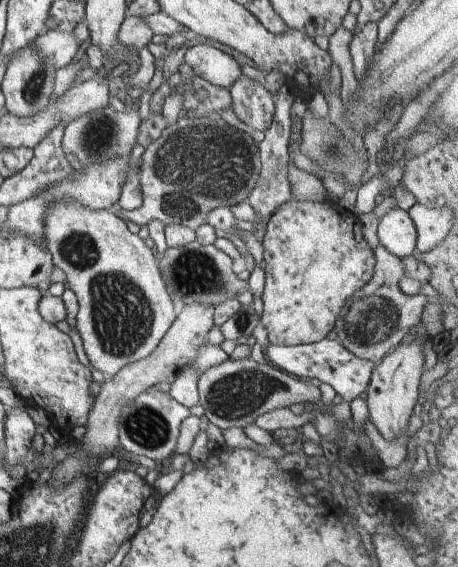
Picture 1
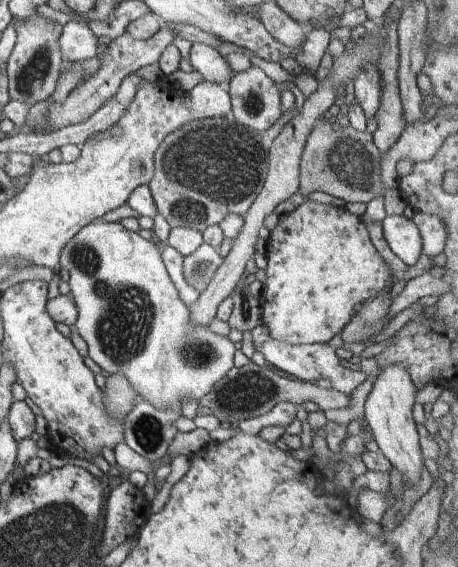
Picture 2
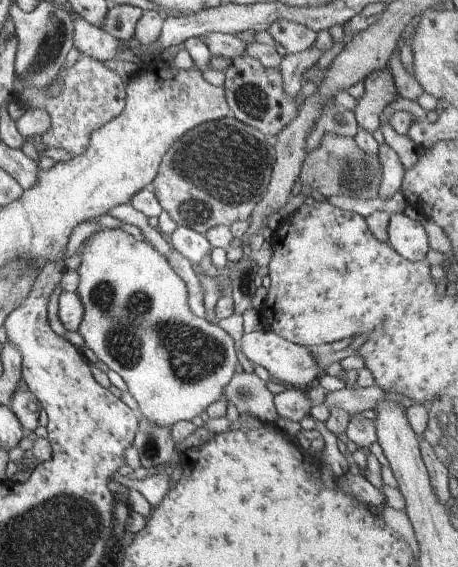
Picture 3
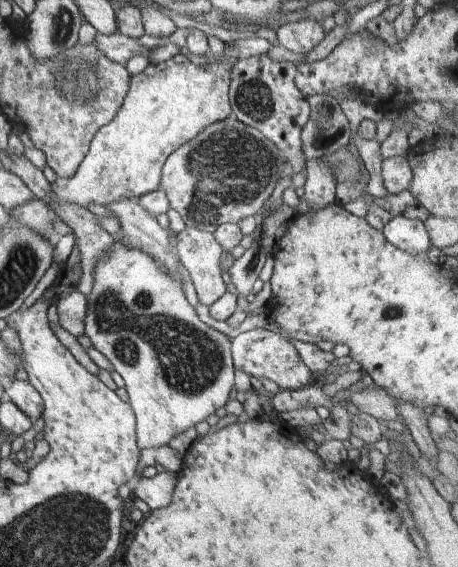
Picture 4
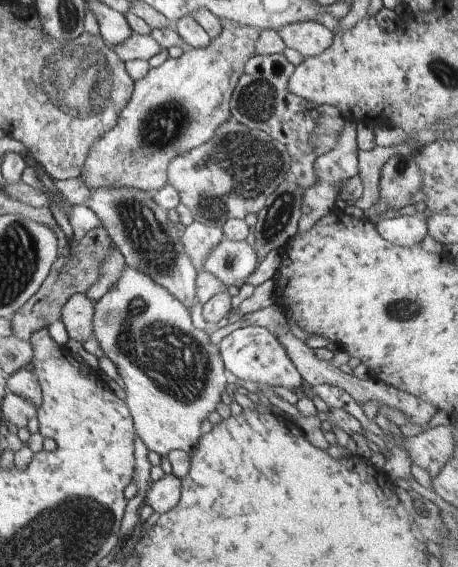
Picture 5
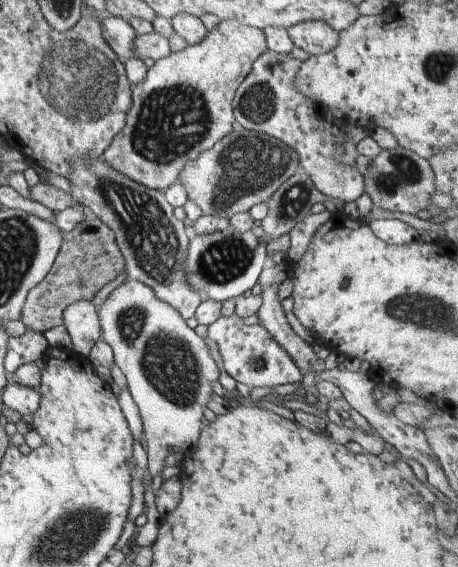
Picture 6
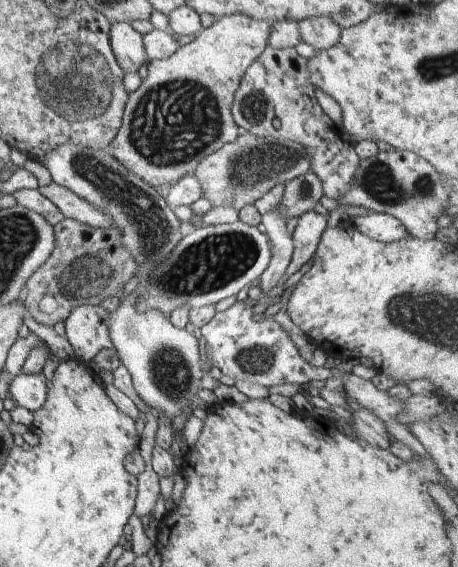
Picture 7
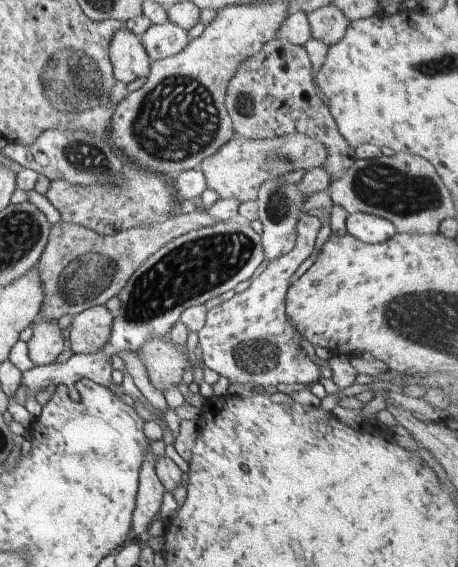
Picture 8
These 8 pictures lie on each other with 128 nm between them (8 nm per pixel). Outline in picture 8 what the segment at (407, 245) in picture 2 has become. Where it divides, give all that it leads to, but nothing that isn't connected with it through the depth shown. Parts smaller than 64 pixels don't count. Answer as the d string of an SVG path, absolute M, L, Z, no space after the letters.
M363 212L349 214L346 217L346 228L348 234L370 244L390 240L398 233L390 220Z

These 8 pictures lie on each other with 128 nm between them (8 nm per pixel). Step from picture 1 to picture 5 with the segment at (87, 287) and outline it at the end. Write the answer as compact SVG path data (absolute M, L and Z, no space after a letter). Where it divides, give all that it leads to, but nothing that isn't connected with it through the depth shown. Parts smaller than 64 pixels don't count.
M126 264L124 265L120 278L94 304L92 337L98 341L103 354L115 364L118 374L124 381L125 386L123 389L126 392L126 404L133 418L135 434L149 450L157 452L161 457L166 457L174 449L180 449L190 454L193 448L197 446L197 440L201 437L200 424L208 418L210 412L216 410L216 404L222 400L222 392L229 390L229 383L224 373L226 368L219 351L219 345L210 341L210 335L204 329L194 327L192 317L190 316L190 309L181 300L178 300L166 287L155 283L145 272L134 267L129 267Z

